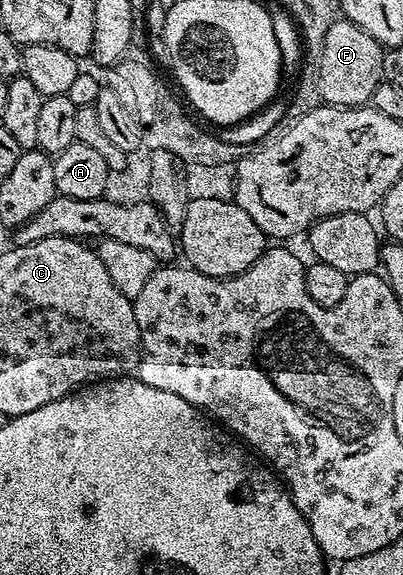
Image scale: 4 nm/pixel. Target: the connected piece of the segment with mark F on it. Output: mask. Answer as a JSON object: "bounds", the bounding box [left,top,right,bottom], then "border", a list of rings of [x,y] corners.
{"bounds":[314,18,384,107],"border":[[[345,18],[335,19],[328,28],[321,57],[316,62],[318,72],[314,83],[319,99],[328,106],[363,107],[374,96],[376,86],[383,81],[384,49],[378,40]]]}

